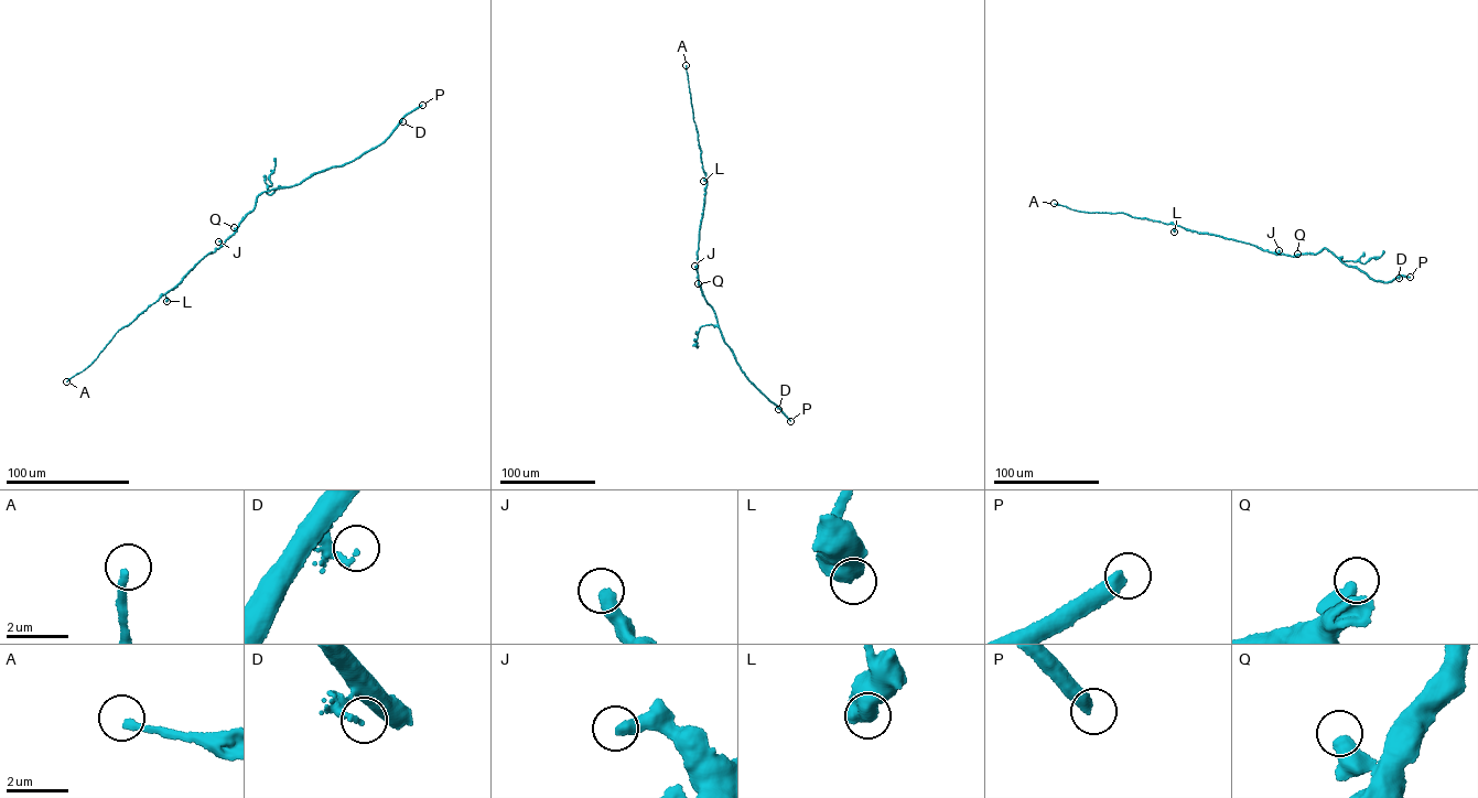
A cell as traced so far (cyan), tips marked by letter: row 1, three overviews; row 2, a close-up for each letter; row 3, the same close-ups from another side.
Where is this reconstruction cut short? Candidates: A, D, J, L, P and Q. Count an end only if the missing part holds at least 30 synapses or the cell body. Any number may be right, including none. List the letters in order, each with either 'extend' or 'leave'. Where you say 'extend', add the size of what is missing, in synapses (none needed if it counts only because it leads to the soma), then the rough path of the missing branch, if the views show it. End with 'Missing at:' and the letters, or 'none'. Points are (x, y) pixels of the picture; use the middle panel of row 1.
A: extend | 140 syn
D: leave
J: leave
L: leave
P: leave
Q: leave
Missing at: A

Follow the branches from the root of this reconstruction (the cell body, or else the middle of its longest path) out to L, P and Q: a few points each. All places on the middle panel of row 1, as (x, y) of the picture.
L: (697, 259), (707, 178), (703, 181)
P: (697, 259), (699, 284), (714, 313), (724, 342), (750, 381), (790, 421)
Q: (697, 259), (698, 283)

